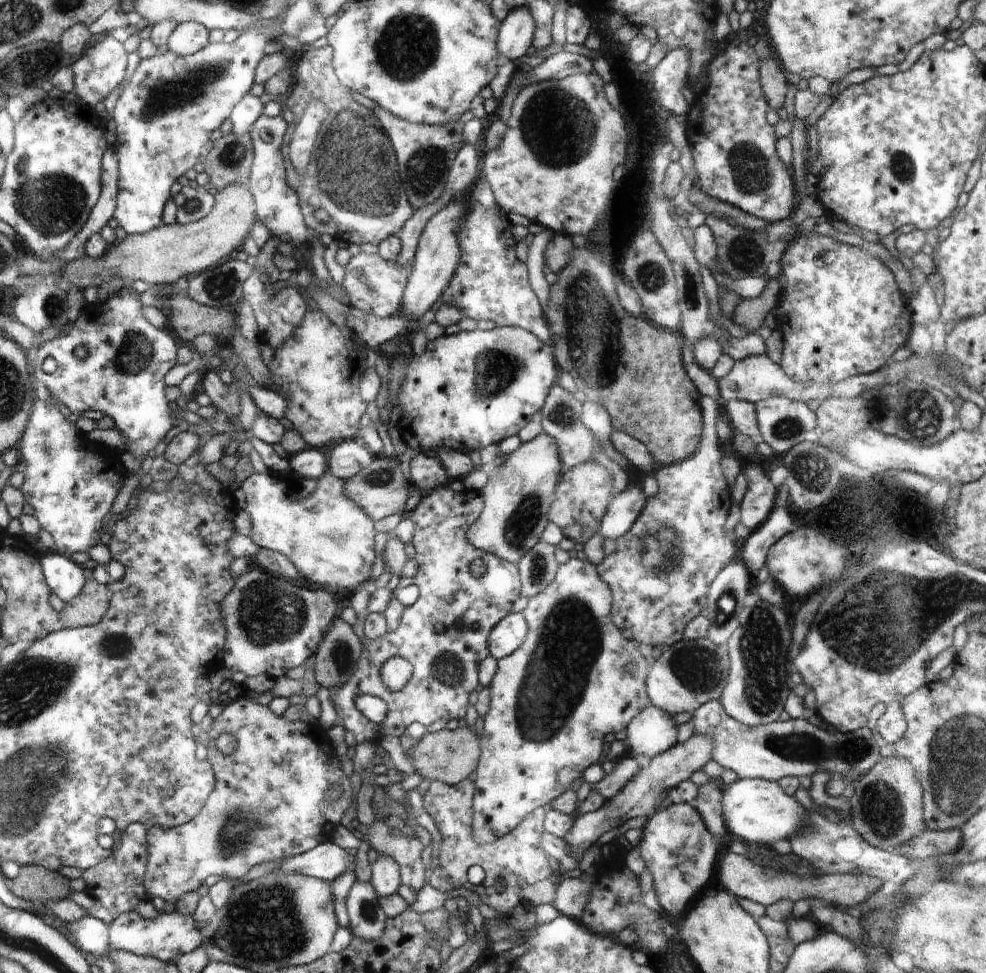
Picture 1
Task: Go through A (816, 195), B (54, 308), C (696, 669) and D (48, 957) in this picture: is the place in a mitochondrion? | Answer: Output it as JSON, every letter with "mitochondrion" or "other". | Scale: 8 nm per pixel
{"A":"other","B":"mitochondrion","C":"mitochondrion","D":"other"}

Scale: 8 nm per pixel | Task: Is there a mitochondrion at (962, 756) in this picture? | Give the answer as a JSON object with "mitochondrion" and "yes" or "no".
{"mitochondrion":"yes"}

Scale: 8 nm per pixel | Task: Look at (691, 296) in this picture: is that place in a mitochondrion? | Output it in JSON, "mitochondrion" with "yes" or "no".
{"mitochondrion":"yes"}

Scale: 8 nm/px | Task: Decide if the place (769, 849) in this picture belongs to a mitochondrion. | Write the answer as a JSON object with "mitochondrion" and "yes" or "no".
{"mitochondrion":"no"}

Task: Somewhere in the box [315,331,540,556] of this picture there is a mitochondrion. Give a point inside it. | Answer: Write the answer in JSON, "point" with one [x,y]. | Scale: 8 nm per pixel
{"point":[494,370]}

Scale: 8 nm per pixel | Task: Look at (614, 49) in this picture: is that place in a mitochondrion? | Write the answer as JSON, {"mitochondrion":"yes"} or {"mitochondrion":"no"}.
{"mitochondrion":"no"}

